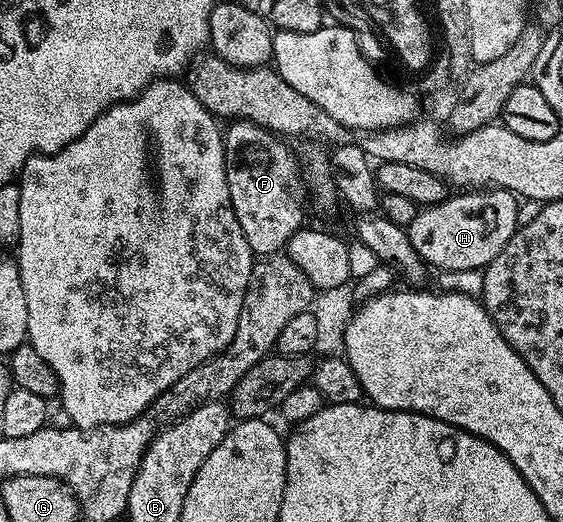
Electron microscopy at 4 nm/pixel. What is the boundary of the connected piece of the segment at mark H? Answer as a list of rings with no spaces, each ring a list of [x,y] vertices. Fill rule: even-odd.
[[[475,188],[470,192],[455,192],[443,202],[422,207],[405,227],[409,244],[417,248],[428,267],[436,271],[483,270],[509,244],[519,229],[520,199],[509,190]]]

